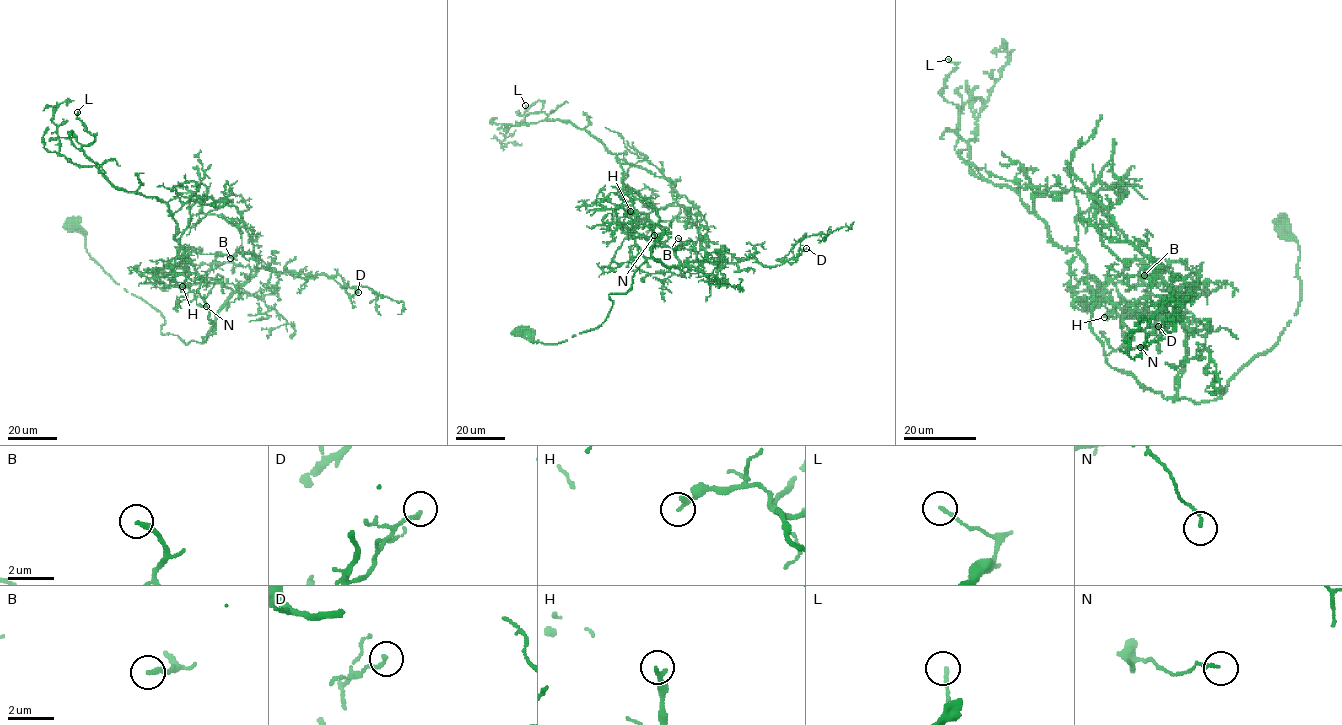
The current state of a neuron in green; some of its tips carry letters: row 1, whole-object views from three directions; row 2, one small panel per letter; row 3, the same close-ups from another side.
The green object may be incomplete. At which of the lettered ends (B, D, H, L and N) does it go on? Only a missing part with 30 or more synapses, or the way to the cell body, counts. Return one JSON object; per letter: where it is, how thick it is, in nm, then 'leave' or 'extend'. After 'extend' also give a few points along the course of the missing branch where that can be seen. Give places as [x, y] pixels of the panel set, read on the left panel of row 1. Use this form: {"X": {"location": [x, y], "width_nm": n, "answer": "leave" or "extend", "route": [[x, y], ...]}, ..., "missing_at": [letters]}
{"B": {"location": [230, 258], "width_nm": 240, "answer": "extend", "route": [[230, 258], [209, 258], [185, 274], [184, 272]]}, "D": {"location": [358, 292], "width_nm": 160, "answer": "leave"}, "H": {"location": [182, 286], "width_nm": 200, "answer": "leave"}, "L": {"location": [77, 112], "width_nm": 150, "answer": "leave"}, "N": {"location": [206, 306], "width_nm": 130, "answer": "leave"}, "missing_at": ["B"]}

